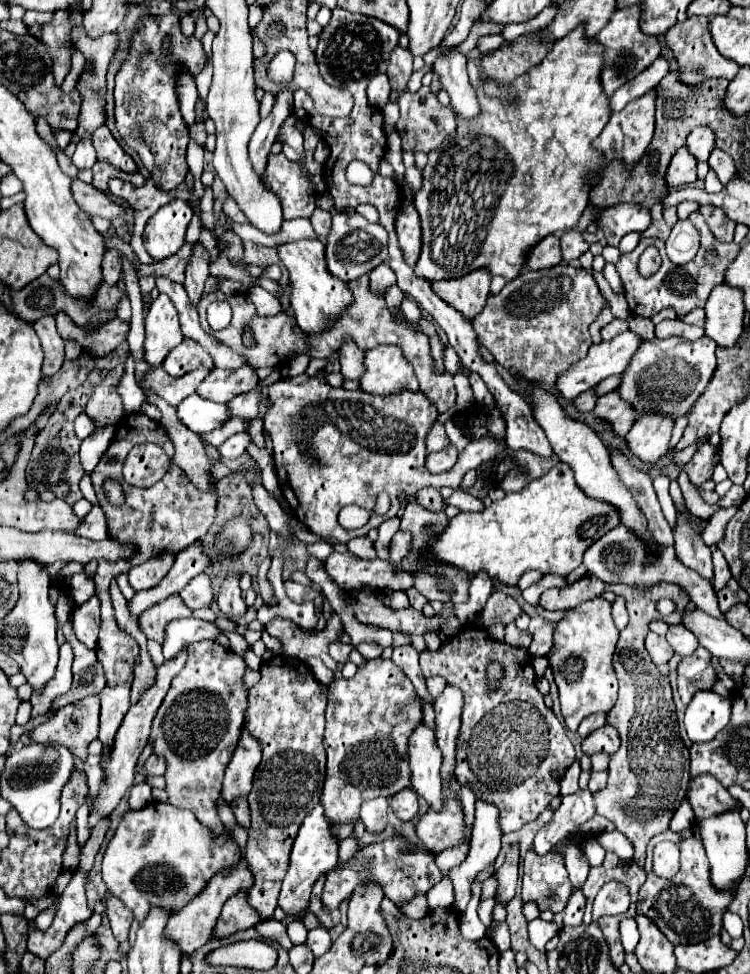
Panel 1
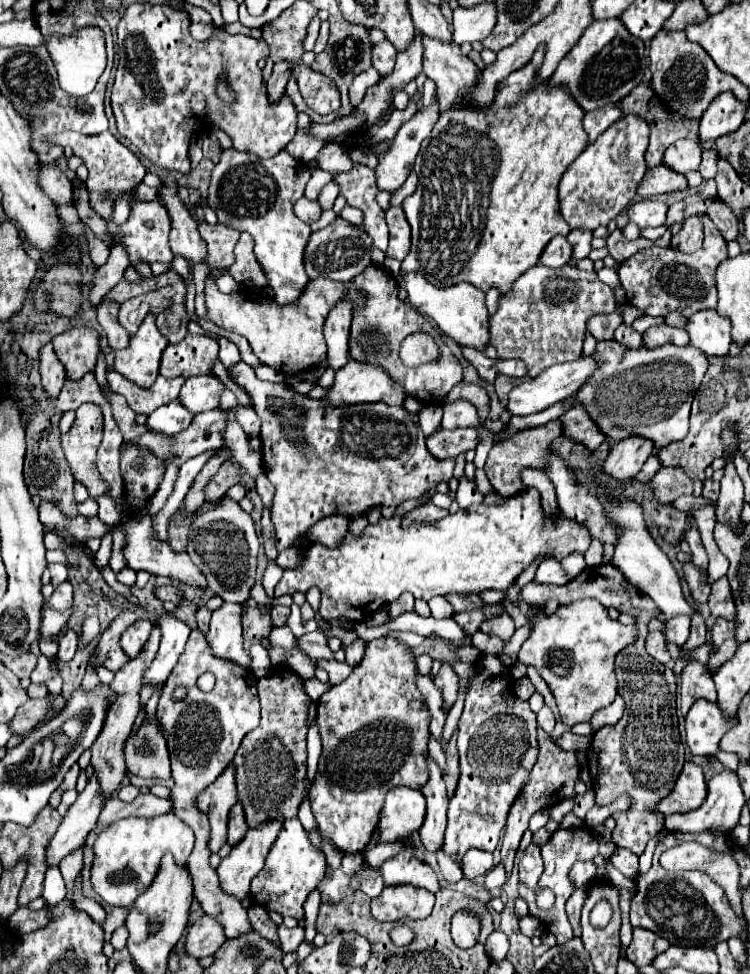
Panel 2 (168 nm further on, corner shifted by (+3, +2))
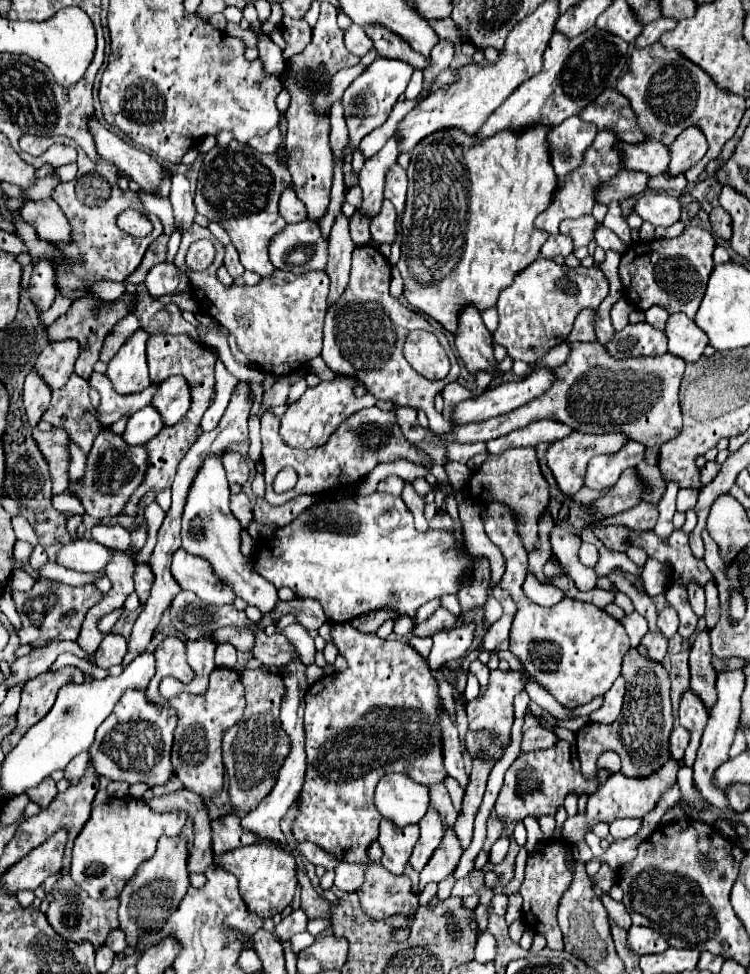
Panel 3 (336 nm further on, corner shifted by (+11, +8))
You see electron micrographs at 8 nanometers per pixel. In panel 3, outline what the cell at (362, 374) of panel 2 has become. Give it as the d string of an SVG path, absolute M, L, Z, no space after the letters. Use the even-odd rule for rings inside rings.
M334 376L334 380L330 382L320 382L316 388L308 388L300 400L296 400L288 412L282 418L282 426L280 426L280 434L284 438L284 442L288 442L292 448L314 448L320 446L328 440L328 436L332 434L332 430L336 430L336 426L348 418L348 414L354 414L356 410L368 408L376 404L376 398L372 398L372 394L366 390L364 396L356 396L354 388L360 386L362 382L354 376Z

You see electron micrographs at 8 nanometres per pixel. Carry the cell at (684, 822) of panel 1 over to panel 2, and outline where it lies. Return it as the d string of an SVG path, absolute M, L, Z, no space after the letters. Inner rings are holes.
M656 835L656 837L649 840L648 844L646 845L646 848L644 852L639 856L639 869L638 869L638 875L634 879L635 883L635 891L638 891L638 878L641 874L647 872L652 864L652 857L655 850L655 847L657 843L659 842L659 837Z

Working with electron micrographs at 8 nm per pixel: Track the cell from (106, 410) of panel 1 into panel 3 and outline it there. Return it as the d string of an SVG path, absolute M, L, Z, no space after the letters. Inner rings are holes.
M34 428L36 442L50 464L52 490L60 494L68 488L68 466L70 466L70 436L64 428L52 428L50 432L40 432Z

